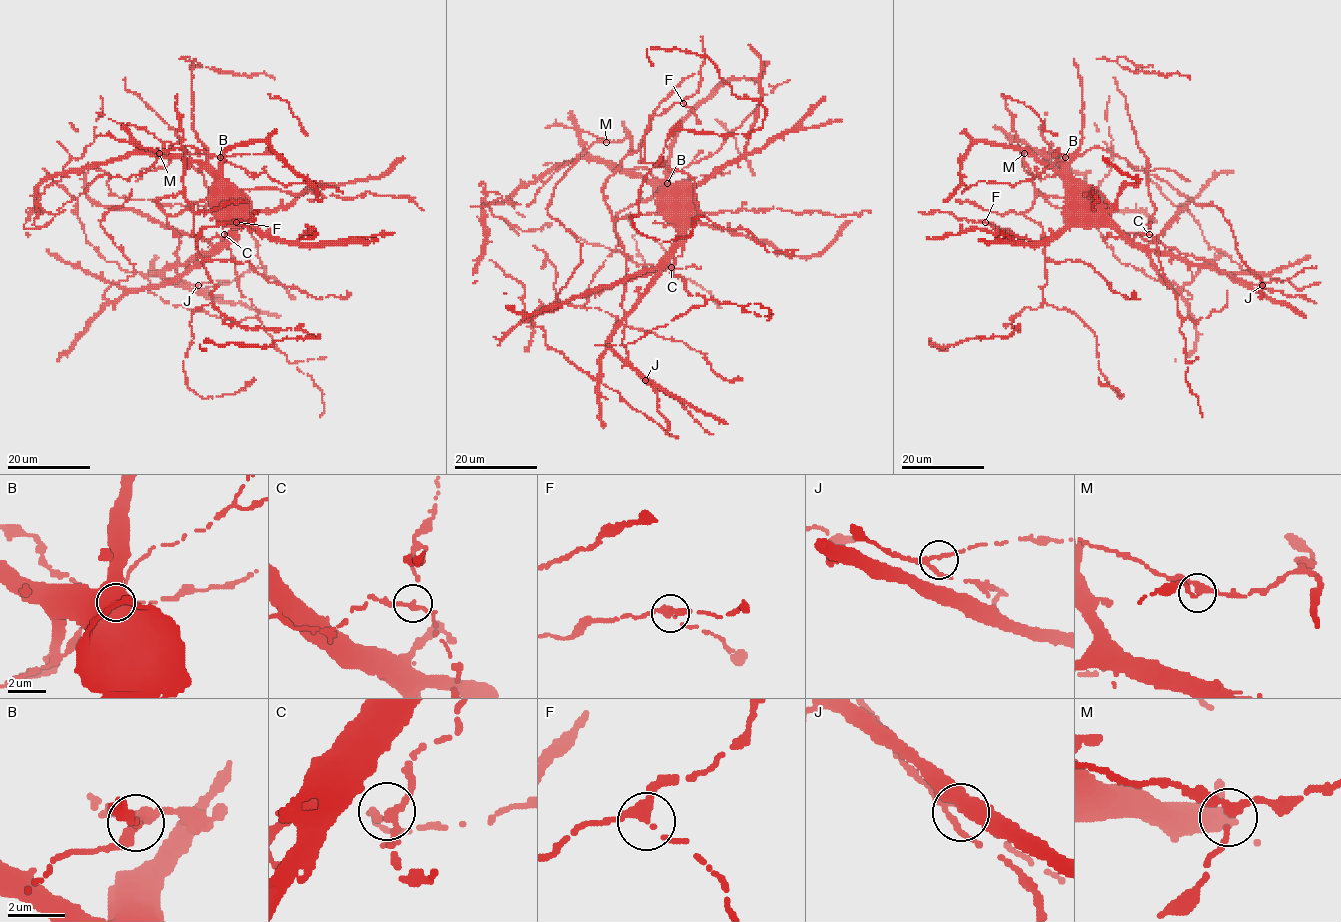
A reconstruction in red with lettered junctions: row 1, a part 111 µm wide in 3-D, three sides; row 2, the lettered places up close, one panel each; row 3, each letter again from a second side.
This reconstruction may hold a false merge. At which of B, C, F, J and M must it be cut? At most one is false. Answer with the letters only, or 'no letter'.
B

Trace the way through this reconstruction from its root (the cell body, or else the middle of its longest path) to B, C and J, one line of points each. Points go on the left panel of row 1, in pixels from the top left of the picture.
B: (230, 209), (209, 165), (212, 155), (220, 157)
C: (230, 209), (230, 226), (233, 226), (237, 239), (229, 233), (224, 234)
J: (230, 209), (233, 226), (213, 251), (177, 263), (163, 274), (180, 285), (198, 285)

